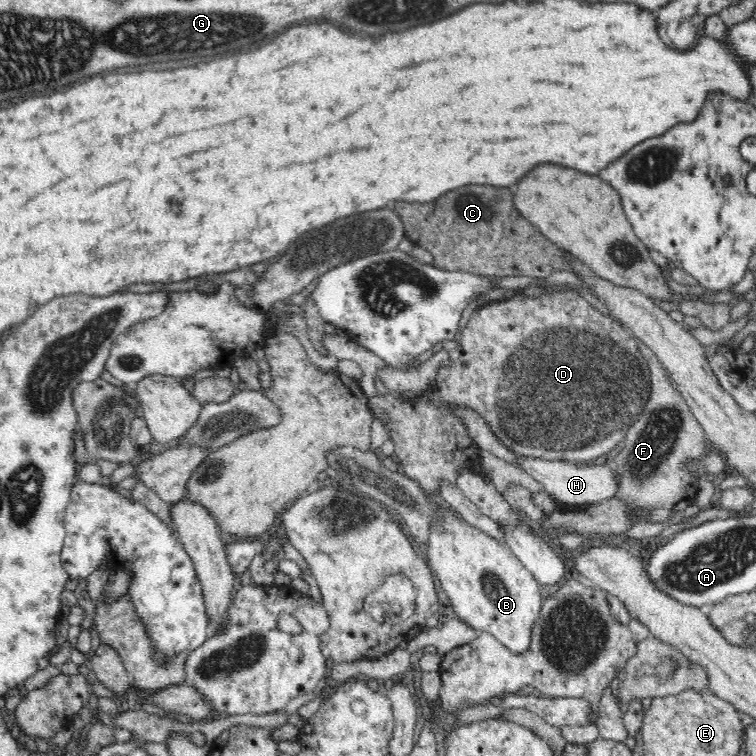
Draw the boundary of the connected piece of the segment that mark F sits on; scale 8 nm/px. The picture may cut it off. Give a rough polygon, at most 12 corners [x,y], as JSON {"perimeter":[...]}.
{"perimeter":[[659,358],[644,412],[606,464],[635,522],[694,502],[710,443]]}

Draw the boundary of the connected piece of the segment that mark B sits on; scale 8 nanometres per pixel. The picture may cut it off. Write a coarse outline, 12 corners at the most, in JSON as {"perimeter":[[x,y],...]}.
{"perimeter":[[452,508],[427,564],[450,614],[527,651],[539,582]]}

